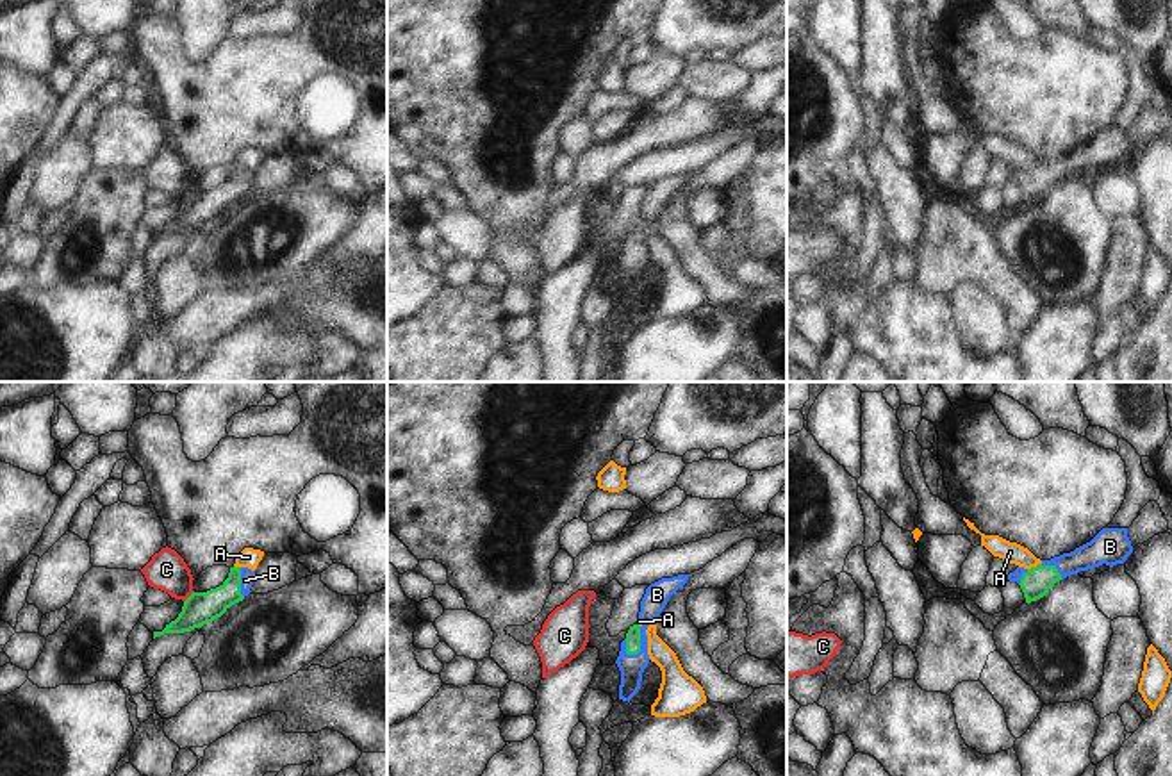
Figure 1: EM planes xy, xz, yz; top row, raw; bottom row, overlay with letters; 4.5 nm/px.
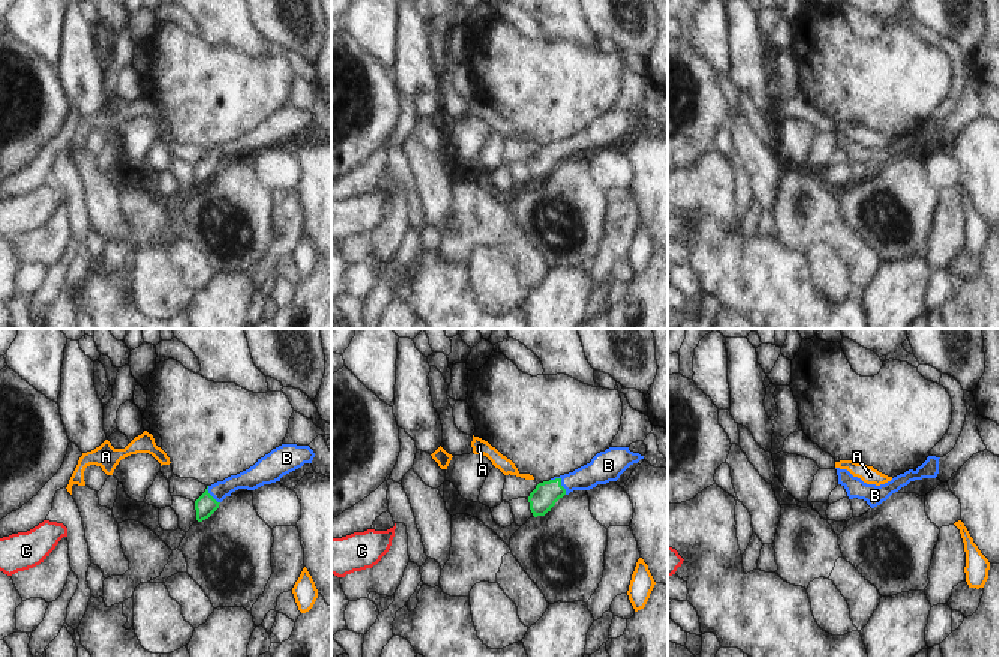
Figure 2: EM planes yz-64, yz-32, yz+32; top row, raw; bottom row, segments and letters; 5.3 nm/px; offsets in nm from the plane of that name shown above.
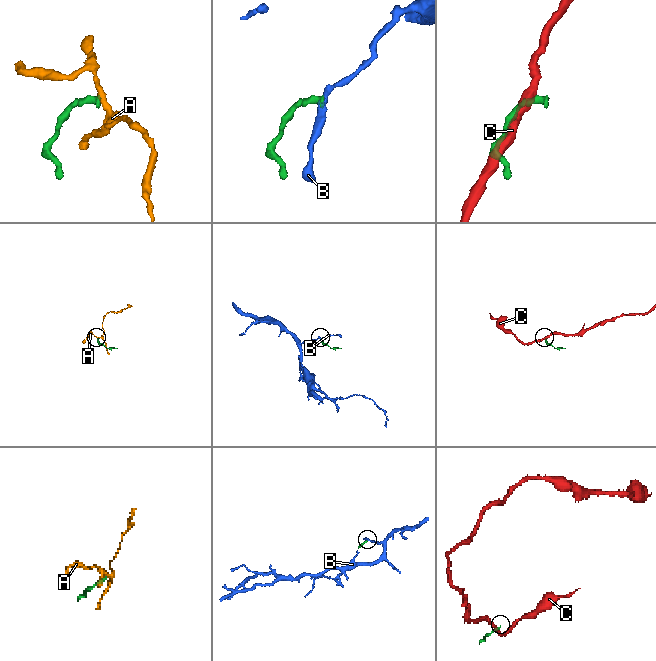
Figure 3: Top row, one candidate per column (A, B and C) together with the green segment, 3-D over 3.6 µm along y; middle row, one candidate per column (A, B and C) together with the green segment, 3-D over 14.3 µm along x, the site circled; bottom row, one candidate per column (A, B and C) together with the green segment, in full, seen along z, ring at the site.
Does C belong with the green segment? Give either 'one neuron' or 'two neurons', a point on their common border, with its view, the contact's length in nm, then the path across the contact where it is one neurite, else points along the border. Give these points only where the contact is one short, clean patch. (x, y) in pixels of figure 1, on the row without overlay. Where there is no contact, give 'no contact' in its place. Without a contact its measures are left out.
two neurons | xy (189, 197) | 70 nm | along xy (193, 191), (184, 202)

